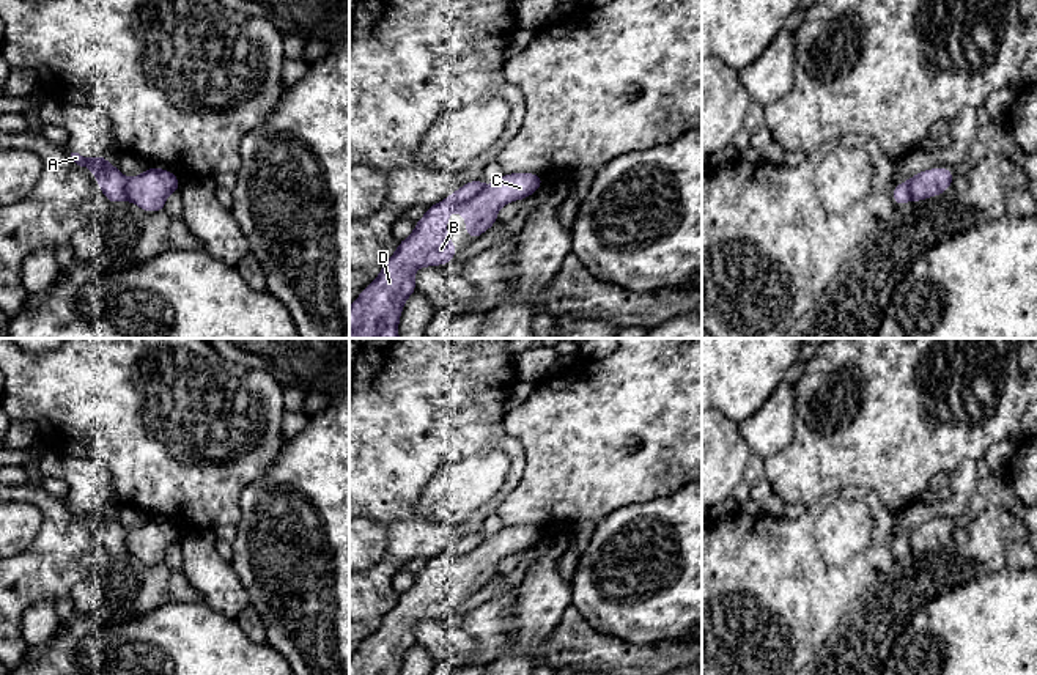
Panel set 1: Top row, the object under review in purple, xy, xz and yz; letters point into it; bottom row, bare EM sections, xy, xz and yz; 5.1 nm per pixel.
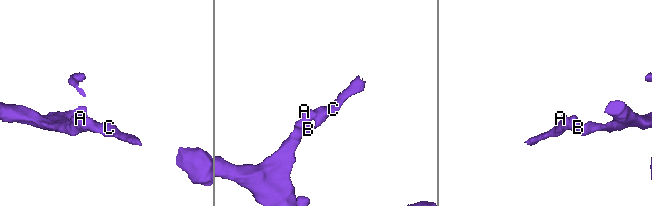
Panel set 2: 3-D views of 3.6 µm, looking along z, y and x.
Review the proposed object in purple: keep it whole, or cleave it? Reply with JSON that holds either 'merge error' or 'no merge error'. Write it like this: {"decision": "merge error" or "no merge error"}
{"decision": "no merge error"}

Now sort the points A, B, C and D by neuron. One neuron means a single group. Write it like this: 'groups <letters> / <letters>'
groups A B C D

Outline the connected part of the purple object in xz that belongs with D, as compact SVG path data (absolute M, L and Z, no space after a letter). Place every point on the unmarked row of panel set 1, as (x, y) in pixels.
M508 526L489 538L475 532L431 557L415 574L414 585L398 595L397 604L384 615L379 628L349 659L349 675L400 673L406 651L417 644L414 623L452 617L456 598L447 588L447 571L456 560L472 593L497 574L497 565L504 557L533 548L543 535L537 526Z

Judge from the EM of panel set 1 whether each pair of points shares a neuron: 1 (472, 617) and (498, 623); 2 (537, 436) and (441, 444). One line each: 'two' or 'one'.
1: one
2: two

